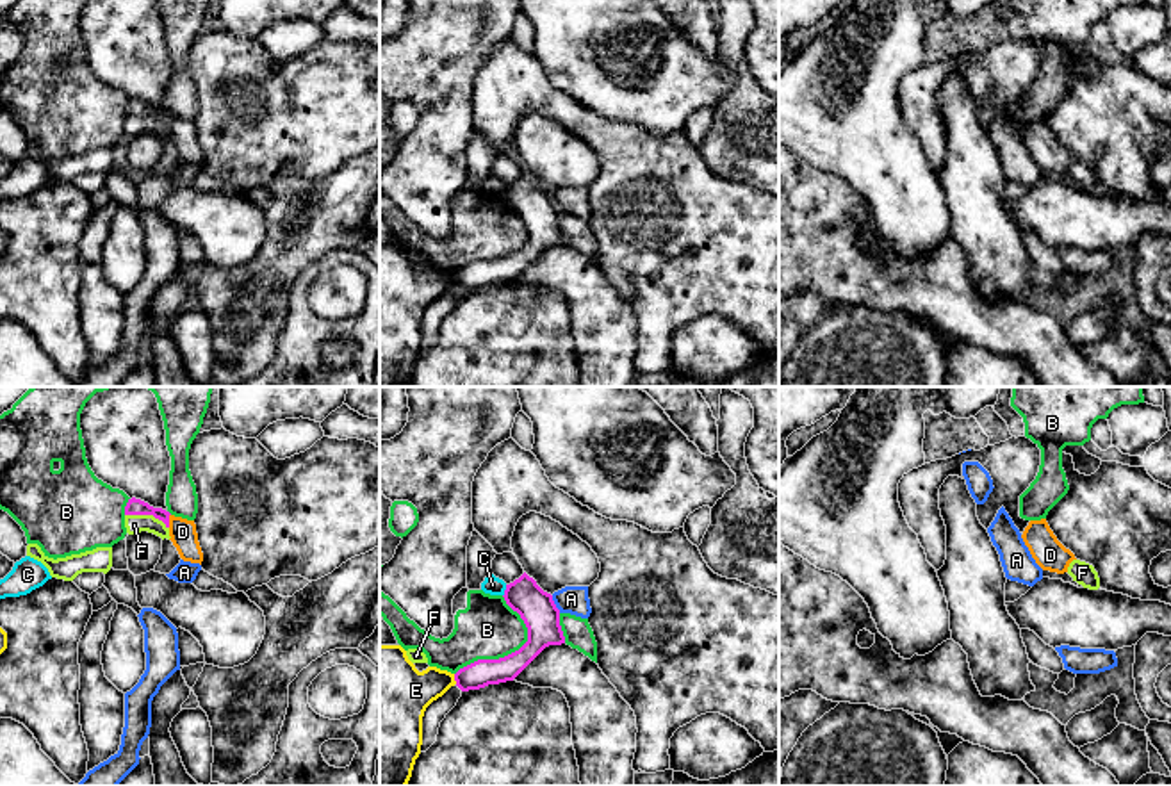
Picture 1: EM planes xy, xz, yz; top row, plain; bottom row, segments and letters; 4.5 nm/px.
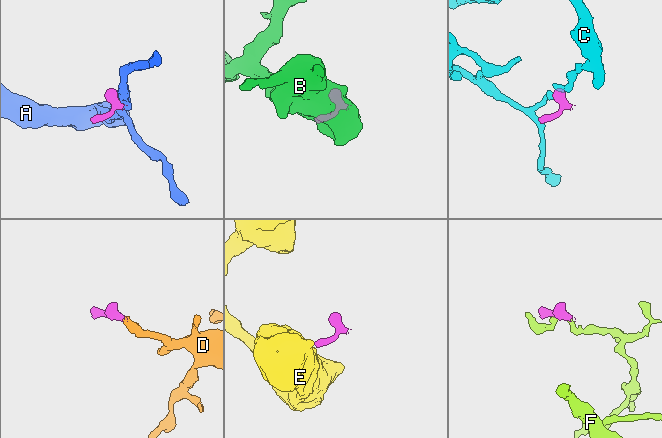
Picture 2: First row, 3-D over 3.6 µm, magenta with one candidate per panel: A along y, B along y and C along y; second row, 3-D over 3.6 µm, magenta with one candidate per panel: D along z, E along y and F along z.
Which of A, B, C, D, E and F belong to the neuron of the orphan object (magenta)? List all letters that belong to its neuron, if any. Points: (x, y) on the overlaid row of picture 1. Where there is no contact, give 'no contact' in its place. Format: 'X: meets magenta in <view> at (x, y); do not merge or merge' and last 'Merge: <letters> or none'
A: meets magenta in xz at (555, 605); do not merge
B: meets magenta in xz at (512, 653); do not merge
C: meets magenta in xz at (505, 590); do not merge
D: meets magenta in xy at (168, 521); merge
E: meets magenta in xz at (455, 679); do not merge
F: meets magenta in xy at (147, 514); do not merge
Merge: D

